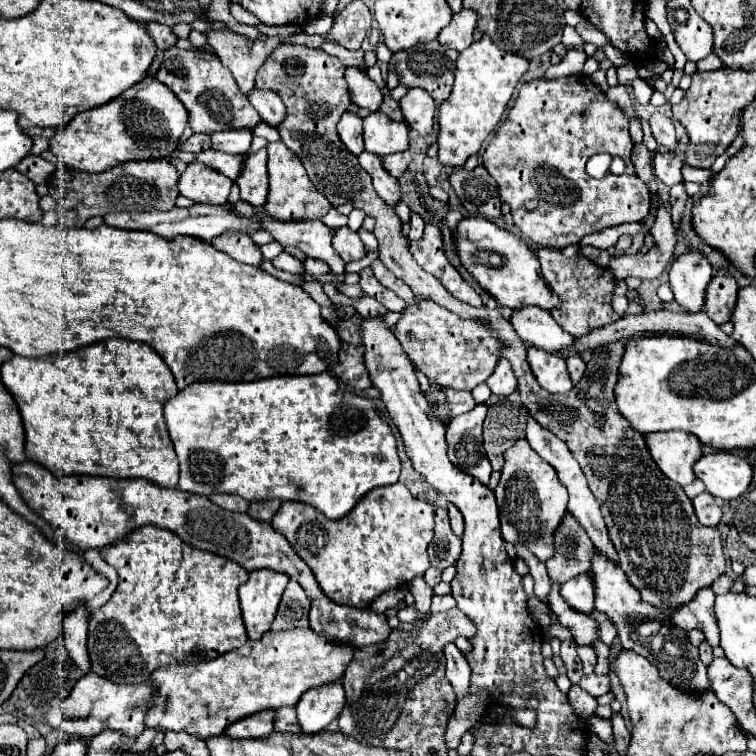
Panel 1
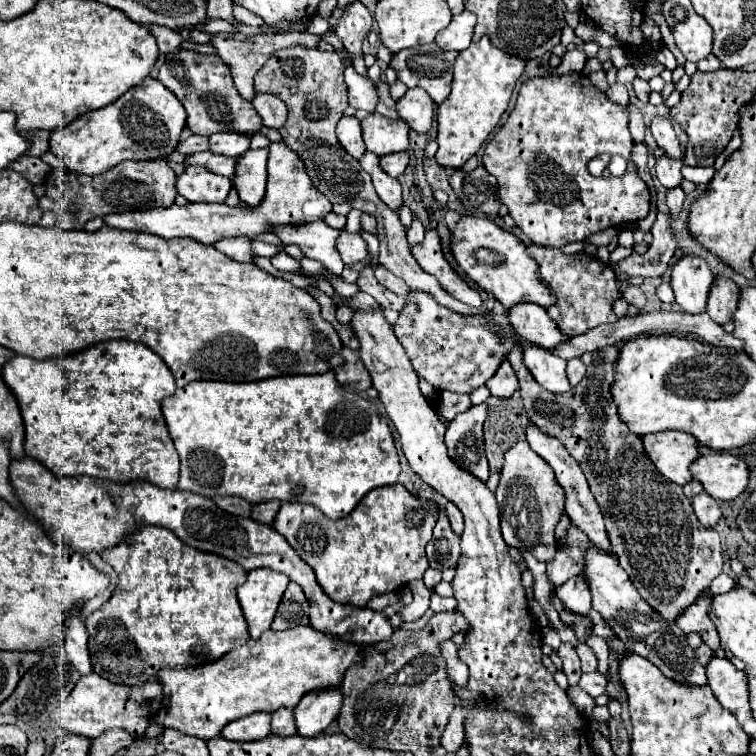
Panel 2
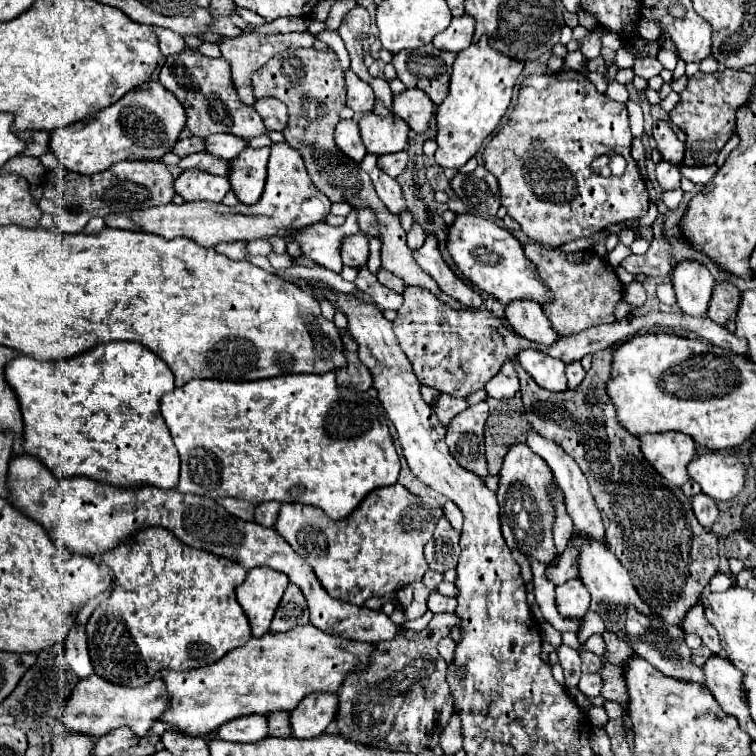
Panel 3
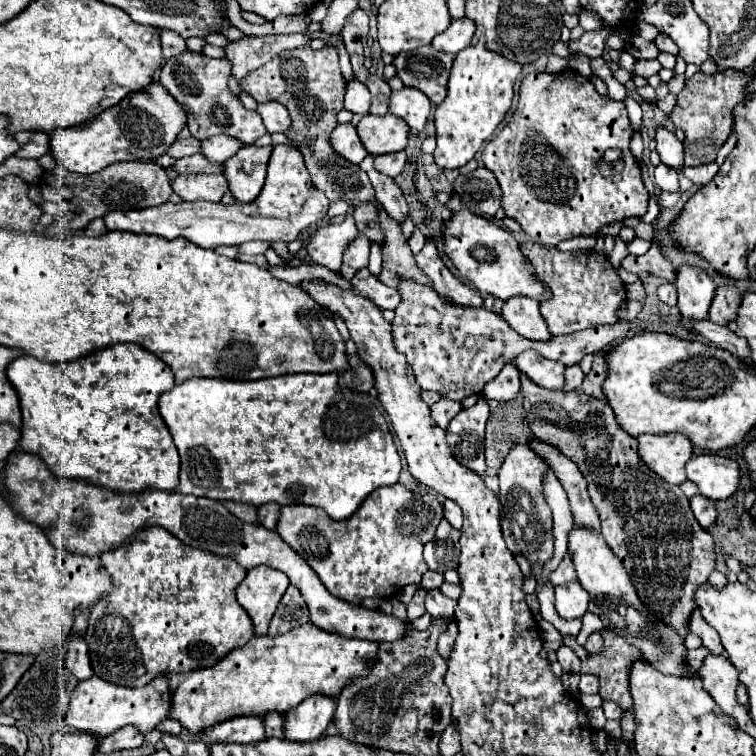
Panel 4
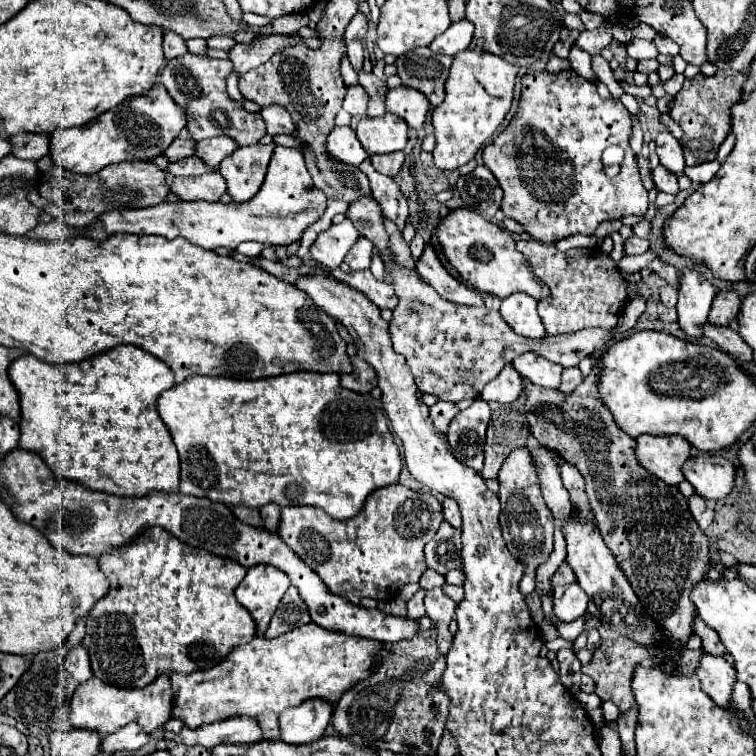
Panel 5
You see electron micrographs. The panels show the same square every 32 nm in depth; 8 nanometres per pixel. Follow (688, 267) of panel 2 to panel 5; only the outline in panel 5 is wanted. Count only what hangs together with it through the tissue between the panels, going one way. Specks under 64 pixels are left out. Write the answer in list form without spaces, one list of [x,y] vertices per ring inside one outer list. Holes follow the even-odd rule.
[[[684,270],[678,286],[680,298],[676,304],[678,326],[690,338],[702,338],[702,324],[708,322],[710,304],[714,300],[712,284],[694,270]]]

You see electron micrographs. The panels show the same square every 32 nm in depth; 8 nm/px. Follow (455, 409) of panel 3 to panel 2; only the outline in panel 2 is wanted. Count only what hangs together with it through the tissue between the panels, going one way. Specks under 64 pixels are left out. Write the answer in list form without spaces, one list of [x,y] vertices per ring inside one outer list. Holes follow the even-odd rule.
[[[442,392],[440,394],[440,402],[438,402],[438,416],[444,422],[450,422],[456,414],[468,410],[470,404],[470,396],[468,394],[454,394],[454,392]]]

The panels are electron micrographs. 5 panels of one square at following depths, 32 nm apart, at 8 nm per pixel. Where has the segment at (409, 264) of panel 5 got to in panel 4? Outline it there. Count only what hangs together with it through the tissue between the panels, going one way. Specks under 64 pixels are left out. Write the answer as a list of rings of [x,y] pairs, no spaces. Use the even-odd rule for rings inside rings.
[[[380,208],[380,224],[386,234],[386,242],[382,248],[384,268],[394,274],[400,274],[400,276],[414,278],[420,284],[430,284],[430,280],[416,266],[416,260],[412,256],[410,246],[406,244],[406,238],[402,234],[400,224],[394,224],[394,220],[390,216],[386,216],[384,208]]]

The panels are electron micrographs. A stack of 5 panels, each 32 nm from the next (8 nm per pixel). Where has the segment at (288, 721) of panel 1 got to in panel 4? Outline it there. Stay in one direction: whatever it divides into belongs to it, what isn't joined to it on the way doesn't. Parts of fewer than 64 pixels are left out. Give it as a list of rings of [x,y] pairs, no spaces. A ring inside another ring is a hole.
[[[266,712],[266,716],[262,716],[264,720],[264,730],[266,730],[266,738],[284,738],[284,728],[282,728],[282,716],[276,712]]]

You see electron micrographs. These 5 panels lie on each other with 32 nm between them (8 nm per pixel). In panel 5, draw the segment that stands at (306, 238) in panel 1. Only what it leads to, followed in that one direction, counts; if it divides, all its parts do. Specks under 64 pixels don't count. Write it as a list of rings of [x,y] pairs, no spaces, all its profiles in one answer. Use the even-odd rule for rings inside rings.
[[[346,218],[340,224],[332,224],[326,232],[322,232],[314,246],[310,246],[310,254],[314,260],[322,262],[324,266],[330,268],[338,268],[346,256],[346,252],[356,244],[356,240],[360,238],[358,230],[354,228],[354,224]]]

